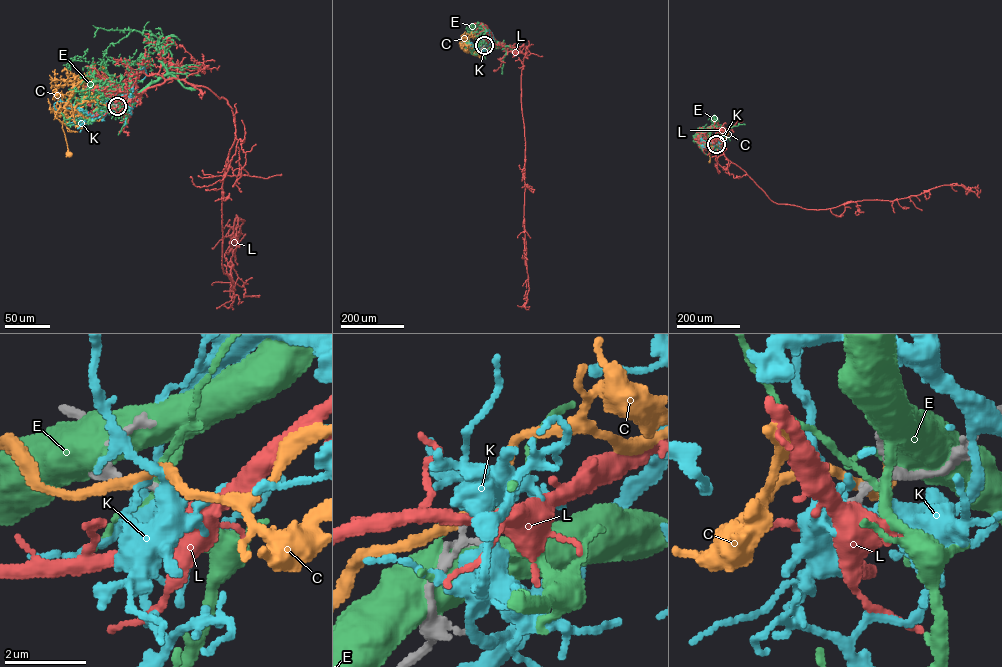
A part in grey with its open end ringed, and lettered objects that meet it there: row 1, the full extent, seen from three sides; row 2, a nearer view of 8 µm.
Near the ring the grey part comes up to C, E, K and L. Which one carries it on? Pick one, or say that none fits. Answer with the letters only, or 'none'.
none

